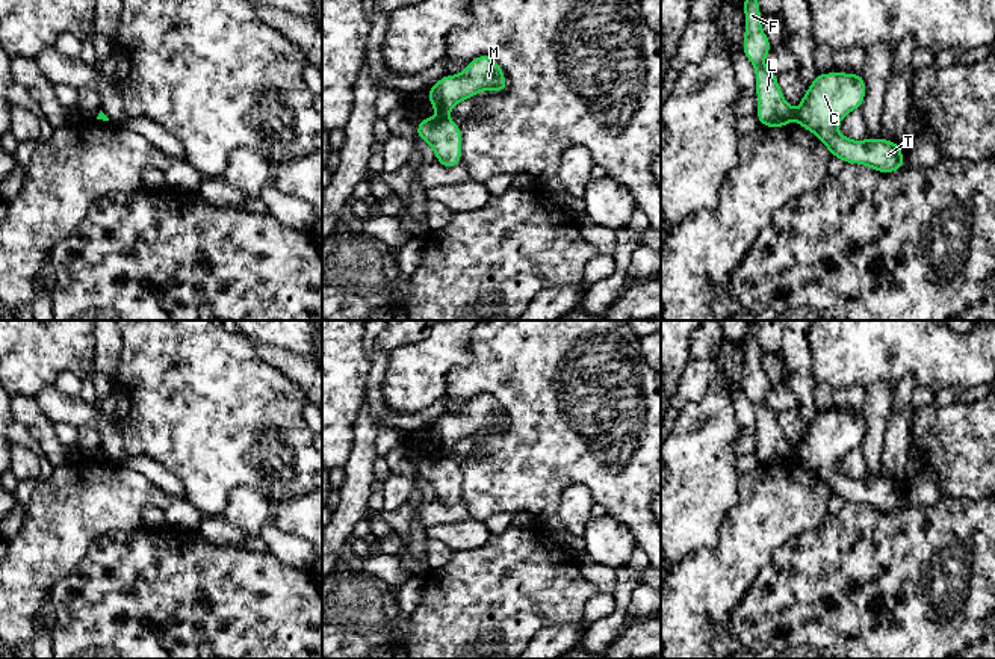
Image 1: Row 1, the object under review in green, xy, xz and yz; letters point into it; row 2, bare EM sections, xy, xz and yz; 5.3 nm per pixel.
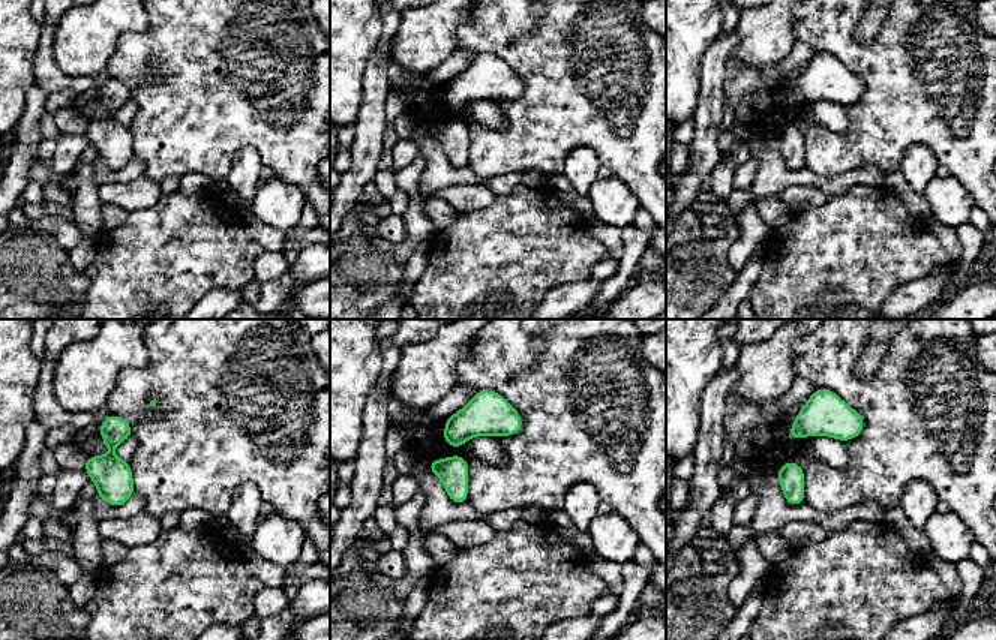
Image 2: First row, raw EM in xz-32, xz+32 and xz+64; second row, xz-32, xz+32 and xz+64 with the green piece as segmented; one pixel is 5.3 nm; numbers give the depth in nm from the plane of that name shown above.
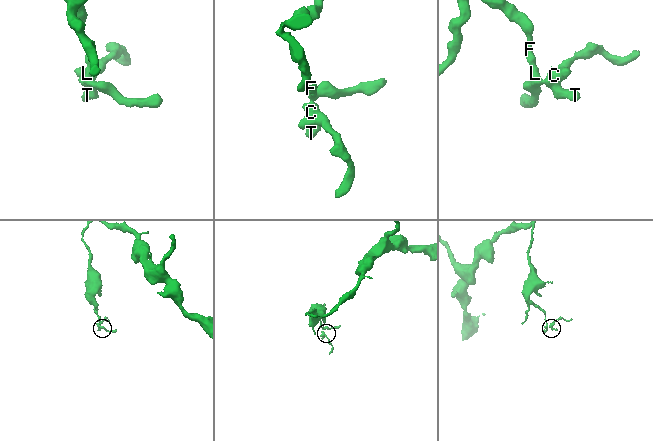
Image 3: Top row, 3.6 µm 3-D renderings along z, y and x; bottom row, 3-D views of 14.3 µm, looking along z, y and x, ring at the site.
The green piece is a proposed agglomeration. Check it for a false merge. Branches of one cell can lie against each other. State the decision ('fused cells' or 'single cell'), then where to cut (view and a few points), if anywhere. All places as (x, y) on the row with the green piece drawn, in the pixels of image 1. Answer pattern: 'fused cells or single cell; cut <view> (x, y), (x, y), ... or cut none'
fused cells; cut xz (439, 115), (445, 117)

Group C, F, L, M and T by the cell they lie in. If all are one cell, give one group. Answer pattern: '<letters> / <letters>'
C T / F L M

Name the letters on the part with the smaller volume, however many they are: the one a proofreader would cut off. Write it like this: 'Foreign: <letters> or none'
Foreign: C, T

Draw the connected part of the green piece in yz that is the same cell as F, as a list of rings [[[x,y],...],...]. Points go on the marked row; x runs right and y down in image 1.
[[[744,0],[745,33],[742,51],[752,62],[756,74],[758,121],[761,125],[780,128],[795,119],[795,112],[786,103],[777,85],[777,74],[764,65],[771,42],[761,26],[758,0]]]

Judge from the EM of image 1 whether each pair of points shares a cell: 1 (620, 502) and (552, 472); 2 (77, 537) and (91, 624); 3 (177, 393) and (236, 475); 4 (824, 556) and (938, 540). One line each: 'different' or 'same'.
1: same
2: different
3: same
4: same

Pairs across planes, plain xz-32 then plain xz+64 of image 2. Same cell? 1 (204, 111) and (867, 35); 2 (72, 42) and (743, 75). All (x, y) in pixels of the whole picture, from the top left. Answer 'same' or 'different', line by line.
1: different
2: different

